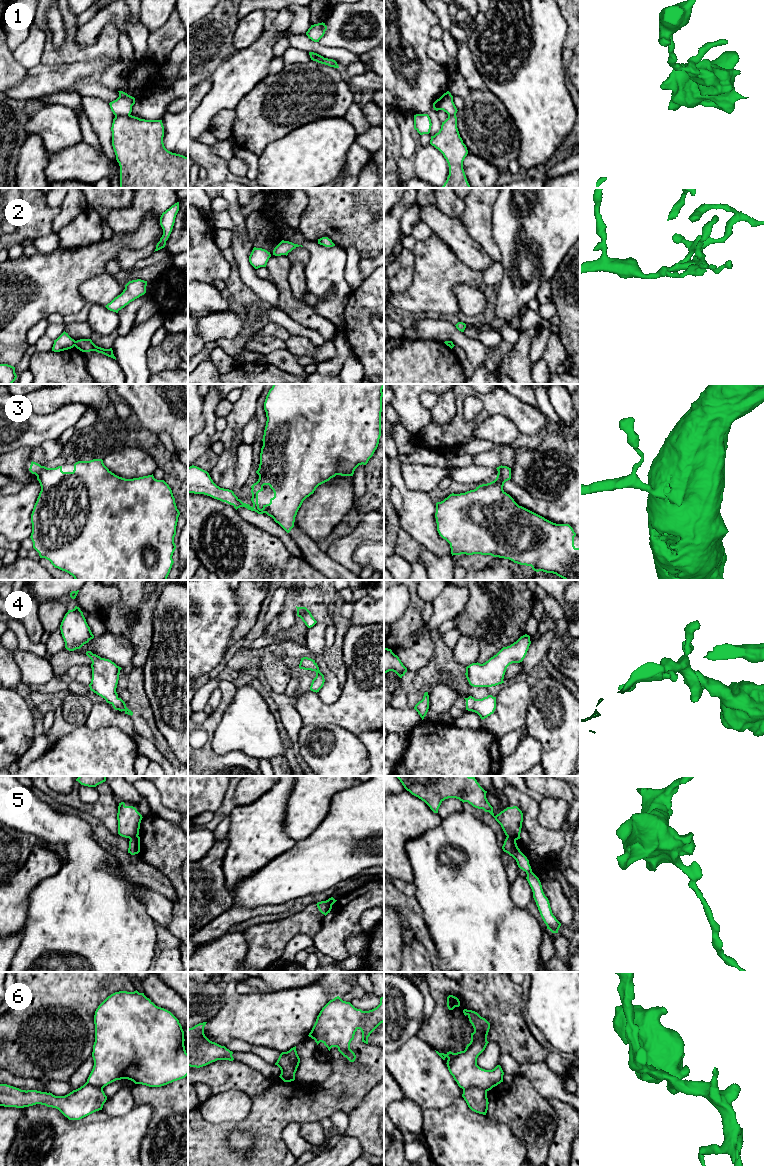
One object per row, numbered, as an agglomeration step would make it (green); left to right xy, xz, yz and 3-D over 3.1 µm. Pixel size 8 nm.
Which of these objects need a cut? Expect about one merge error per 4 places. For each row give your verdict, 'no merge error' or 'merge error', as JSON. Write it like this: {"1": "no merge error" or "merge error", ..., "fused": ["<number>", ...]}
{"1": "merge error", "2": "merge error", "3": "no merge error", "4": "no merge error", "5": "merge error", "6": "merge error", "fused": ["1", "2", "5", "6"]}

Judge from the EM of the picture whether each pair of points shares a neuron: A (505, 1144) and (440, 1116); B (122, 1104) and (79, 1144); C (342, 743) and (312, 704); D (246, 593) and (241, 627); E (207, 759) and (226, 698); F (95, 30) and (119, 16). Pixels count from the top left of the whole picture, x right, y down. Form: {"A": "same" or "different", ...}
{"A": "same", "B": "different", "C": "different", "D": "same", "E": "same", "F": "same"}

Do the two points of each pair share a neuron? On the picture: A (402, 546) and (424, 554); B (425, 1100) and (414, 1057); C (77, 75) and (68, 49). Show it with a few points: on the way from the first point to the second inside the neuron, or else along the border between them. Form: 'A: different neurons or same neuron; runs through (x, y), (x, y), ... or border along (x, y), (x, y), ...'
A: same neuron; runs through (407, 547), (419, 553)
B: same neuron; runs through (425, 1089), (425, 1079), (417, 1068)
C: different neurons; border along (96, 58), (90, 61), (53, 63), (50, 65)

